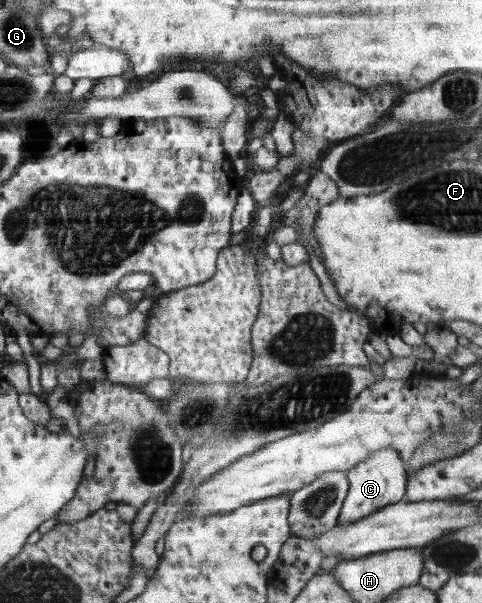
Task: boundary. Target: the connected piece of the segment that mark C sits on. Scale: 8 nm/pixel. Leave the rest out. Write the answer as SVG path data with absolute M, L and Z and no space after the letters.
M379 449L348 473L350 490L342 507L338 525L360 521L384 507L404 501L408 489L407 464L397 449Z

